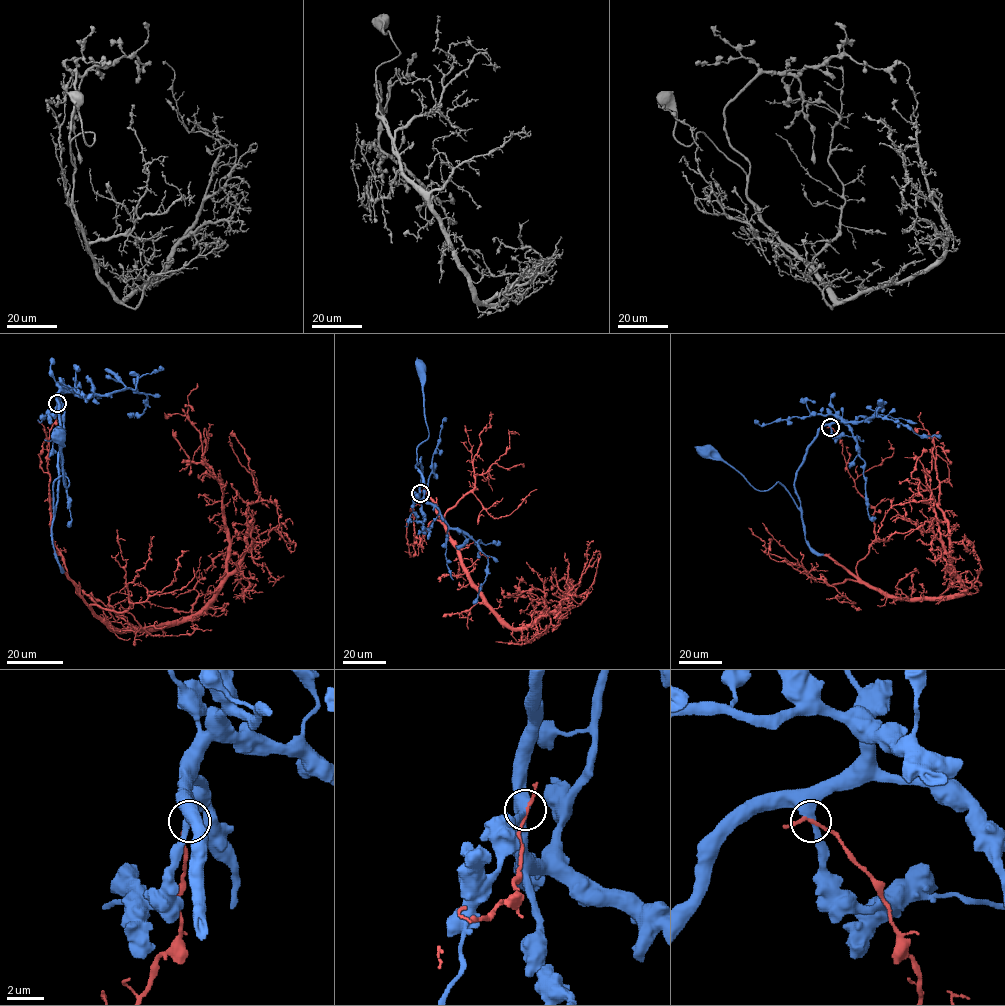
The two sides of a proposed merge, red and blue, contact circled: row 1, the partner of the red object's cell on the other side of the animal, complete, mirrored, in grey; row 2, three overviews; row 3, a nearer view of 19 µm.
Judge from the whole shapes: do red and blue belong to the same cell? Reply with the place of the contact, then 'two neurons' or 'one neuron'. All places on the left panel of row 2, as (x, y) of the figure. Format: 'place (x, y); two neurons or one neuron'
place (57, 403); one neuron

